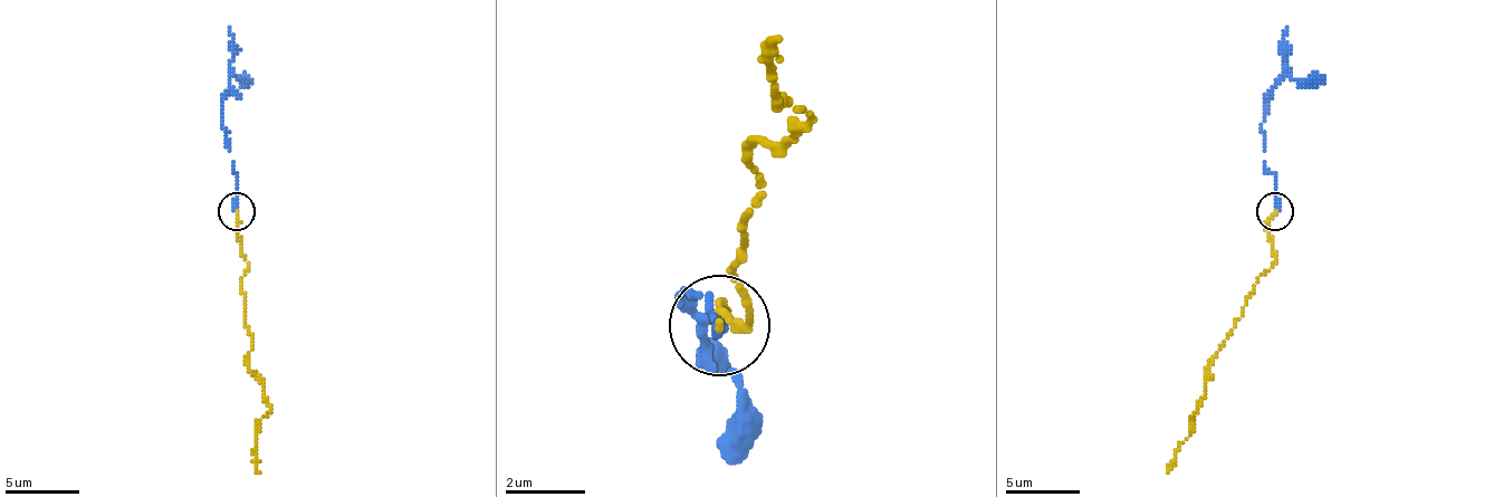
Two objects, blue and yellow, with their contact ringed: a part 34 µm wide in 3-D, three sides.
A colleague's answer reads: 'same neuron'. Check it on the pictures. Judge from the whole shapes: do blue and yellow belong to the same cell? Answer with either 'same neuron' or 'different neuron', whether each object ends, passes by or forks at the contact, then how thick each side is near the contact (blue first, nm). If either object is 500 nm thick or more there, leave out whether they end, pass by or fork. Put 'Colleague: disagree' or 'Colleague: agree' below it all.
same neuron; blue ends; yellow ends; calibres 280 and 170 nm
Colleague: agree

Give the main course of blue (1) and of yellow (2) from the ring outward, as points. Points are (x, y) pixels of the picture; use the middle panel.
1: (721, 327), (711, 297), (681, 287), (681, 297), (711, 357), (741, 388), (721, 458)
2: (721, 327), (721, 307), (752, 317), (731, 277), (762, 197), (752, 146), (812, 116), (772, 96), (782, 36)

